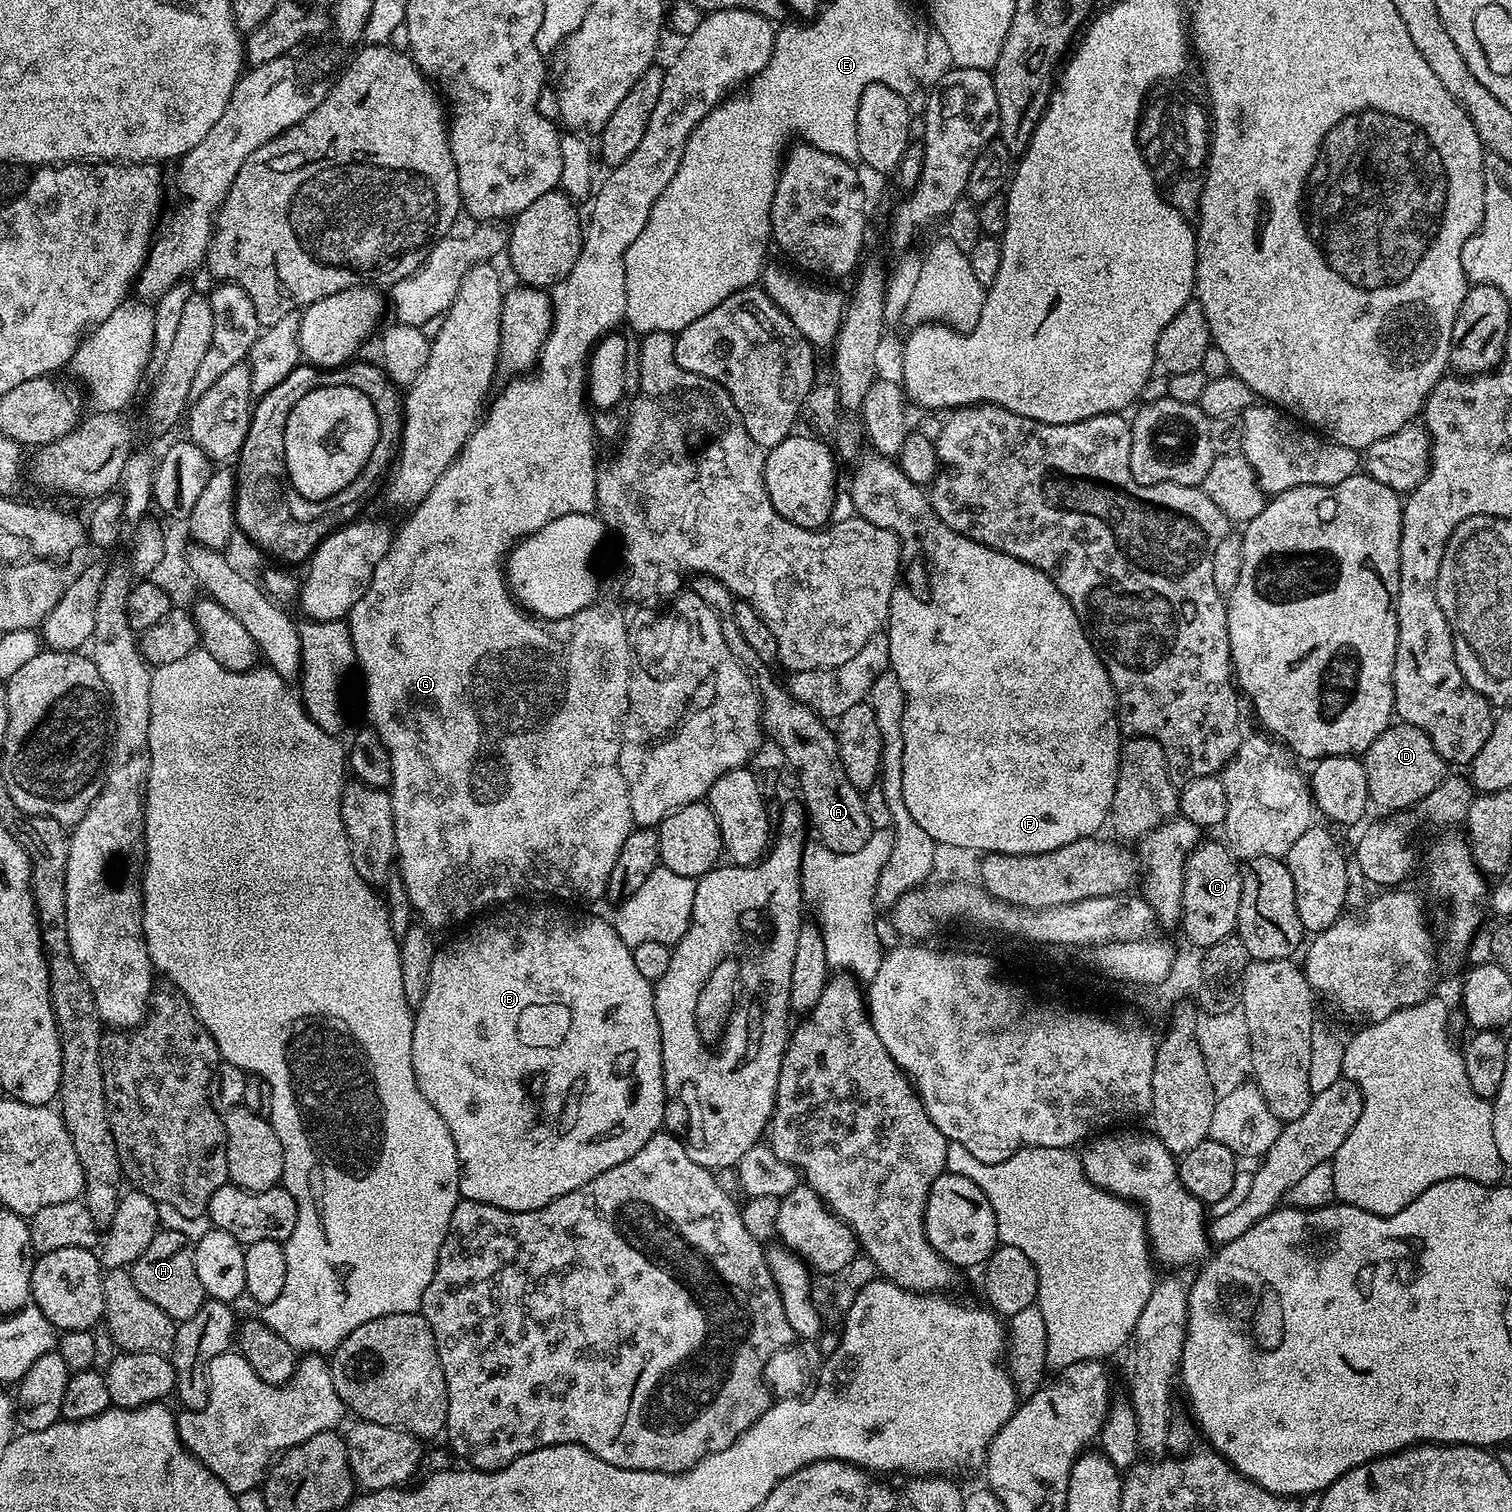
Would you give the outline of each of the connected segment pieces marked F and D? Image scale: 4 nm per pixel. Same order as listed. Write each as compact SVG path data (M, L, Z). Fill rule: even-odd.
M866 454L861 455L858 463L855 465L857 468L856 473L852 476L852 504L860 511L857 512L859 519L870 522L879 528L890 528L900 537L902 571L898 577L894 594L890 598L886 633L889 640L890 670L897 676L905 696L905 710L904 716L901 719L901 728L902 740L905 742L905 752L902 760L902 798L905 799L906 810L910 812L910 816L914 822L916 822L922 830L926 830L926 834L928 834L937 845L945 844L946 846L964 847L968 853L975 854L997 852L998 854L1004 854L1006 856L1038 856L1043 852L1058 850L1070 842L1078 842L1087 836L1096 836L1097 833L1099 833L1099 828L1102 827L1103 824L1105 827L1112 810L1116 775L1120 769L1122 733L1116 706L1116 691L1110 682L1108 671L1104 669L1104 664L1098 658L1098 654L1092 649L1092 643L1088 640L1088 635L1085 634L1083 626L1078 622L1078 614L1074 614L1074 606L1070 606L1070 602L1064 597L1062 590L1058 590L1058 586L1054 586L1054 582L1042 570L1038 570L1029 564L1023 564L1018 558L1014 558L1010 554L999 552L990 546L982 546L978 542L974 542L970 538L966 538L962 534L958 534L954 530L947 528L938 518L938 514L934 514L929 493L925 491L921 485L910 482L910 478L906 478L906 474L902 474L899 463L879 454L871 455L872 456L866 456Z
M1393 722L1362 754L1368 798L1384 810L1408 810L1419 804L1446 775L1446 761L1434 750L1434 742L1418 726Z

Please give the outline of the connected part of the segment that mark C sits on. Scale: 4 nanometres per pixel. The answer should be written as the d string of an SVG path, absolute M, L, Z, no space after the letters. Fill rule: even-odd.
M1219 839L1208 840L1196 845L1196 850L1188 855L1188 864L1184 867L1184 889L1182 890L1182 925L1188 940L1197 944L1200 950L1213 948L1216 944L1223 944L1236 930L1239 906L1242 902L1242 868L1235 856L1228 850L1227 843Z

